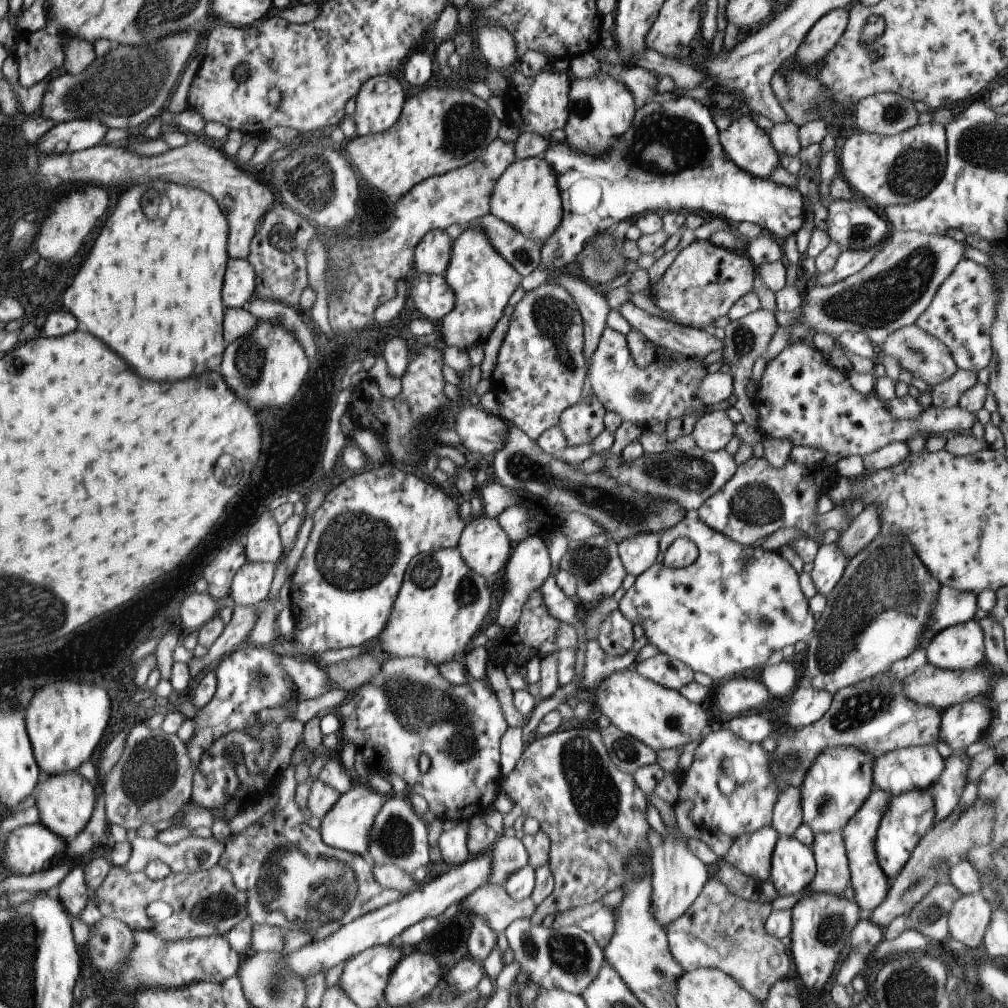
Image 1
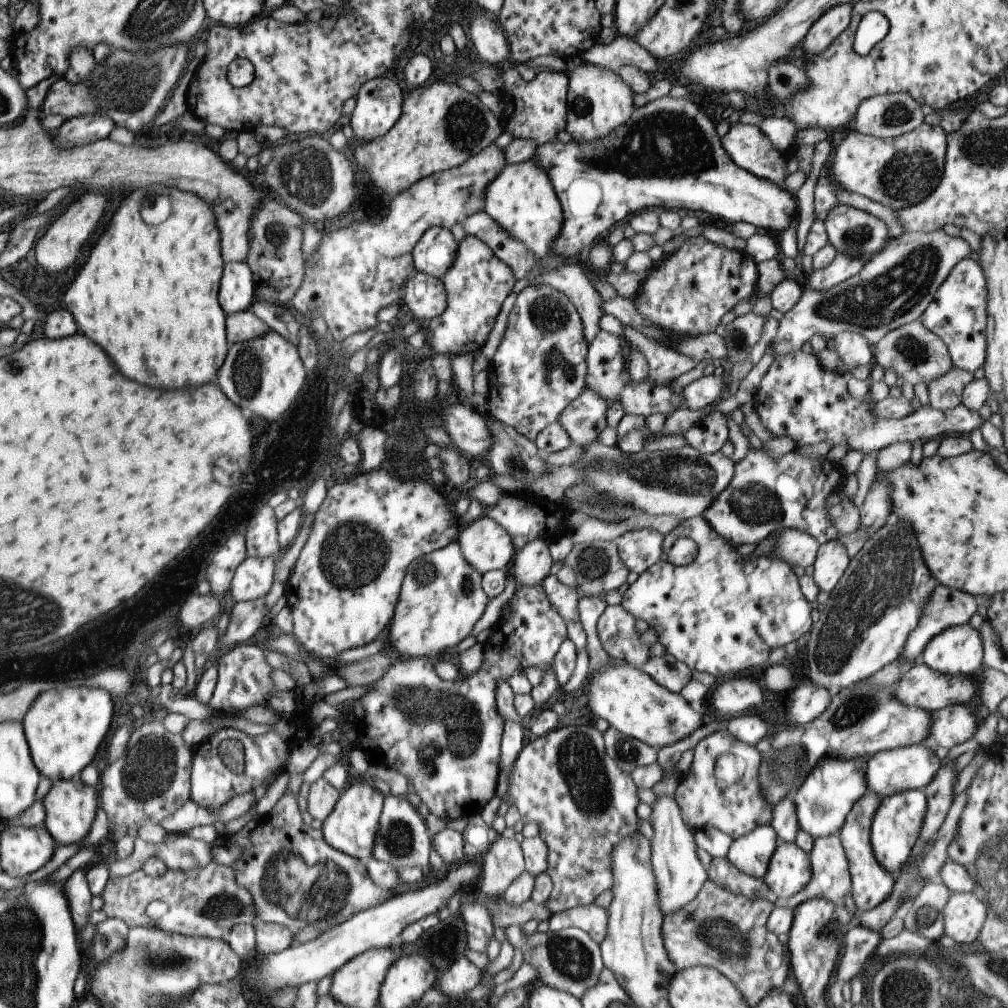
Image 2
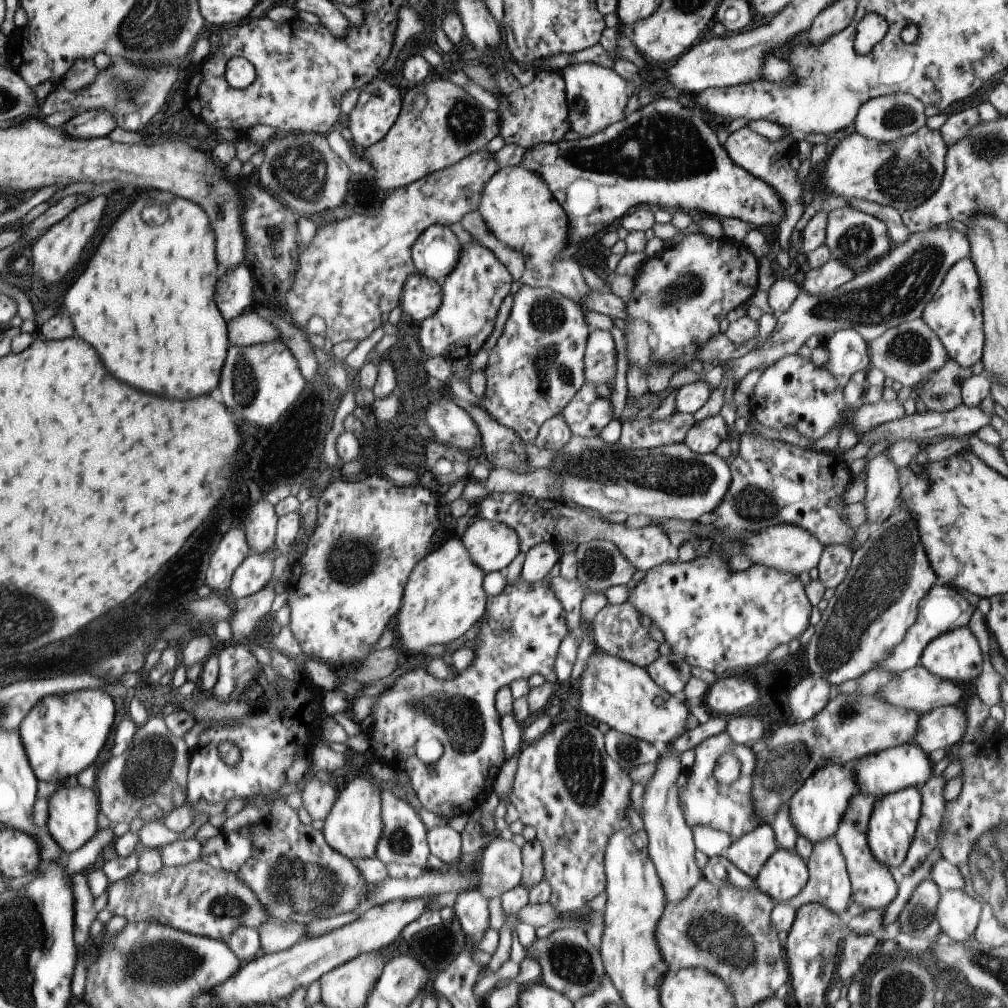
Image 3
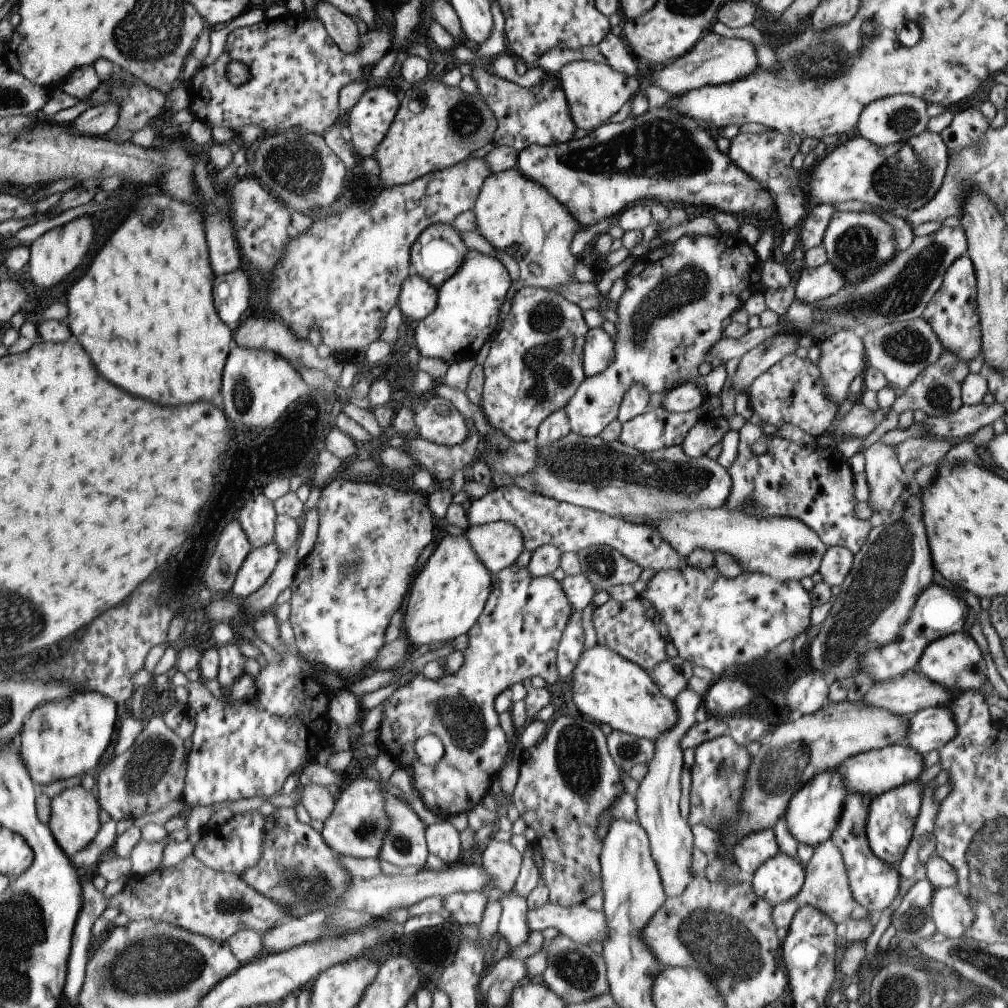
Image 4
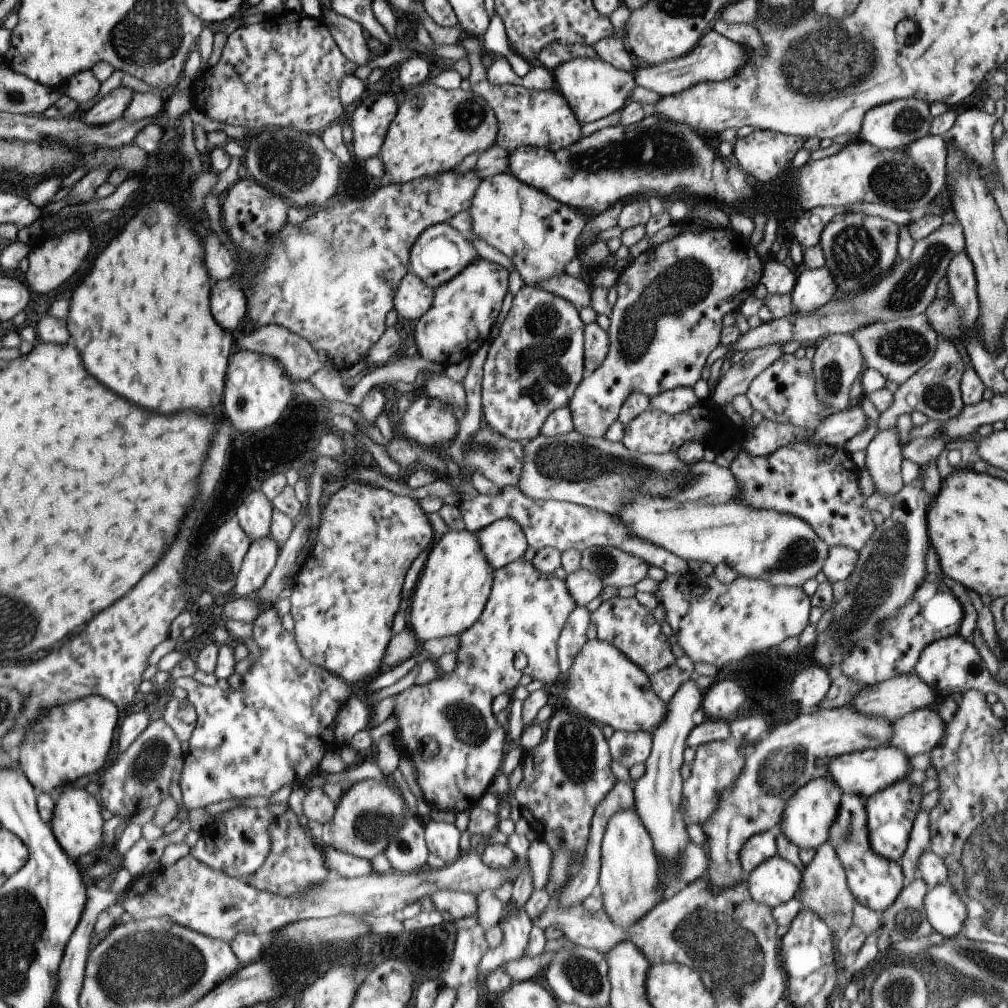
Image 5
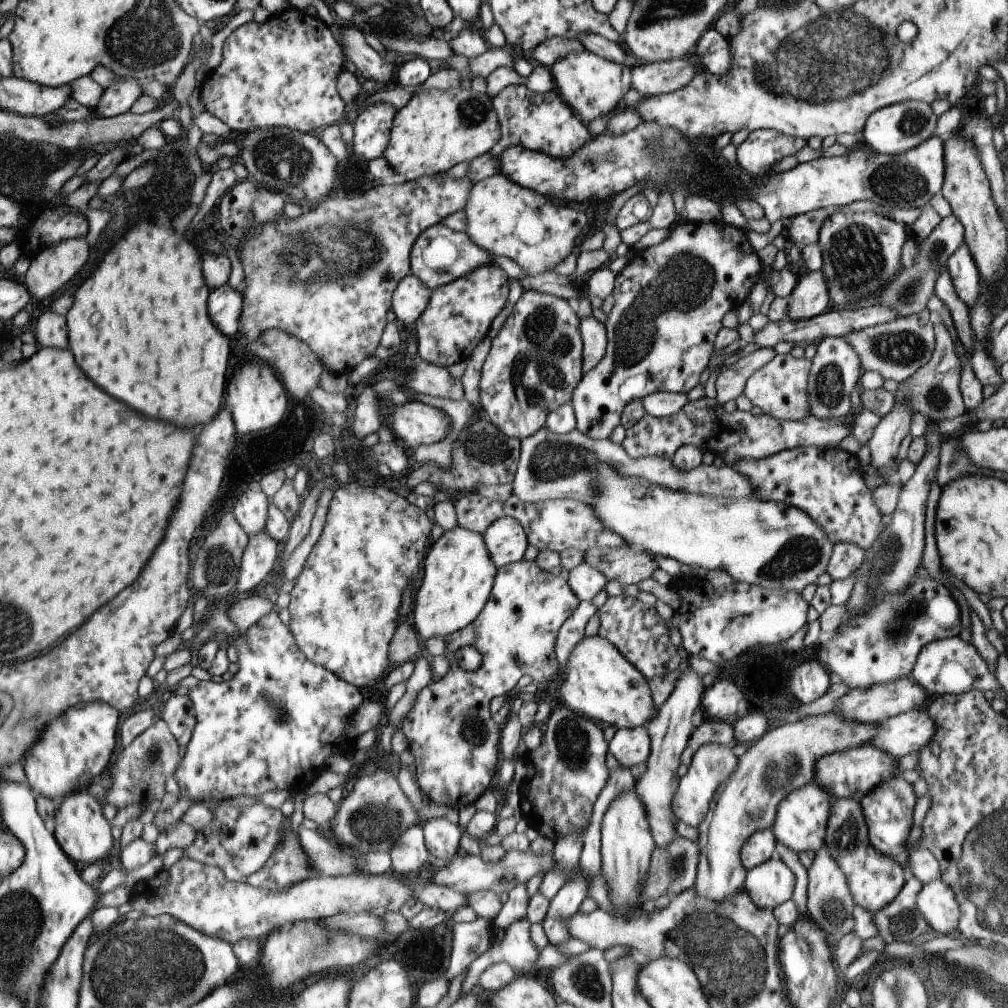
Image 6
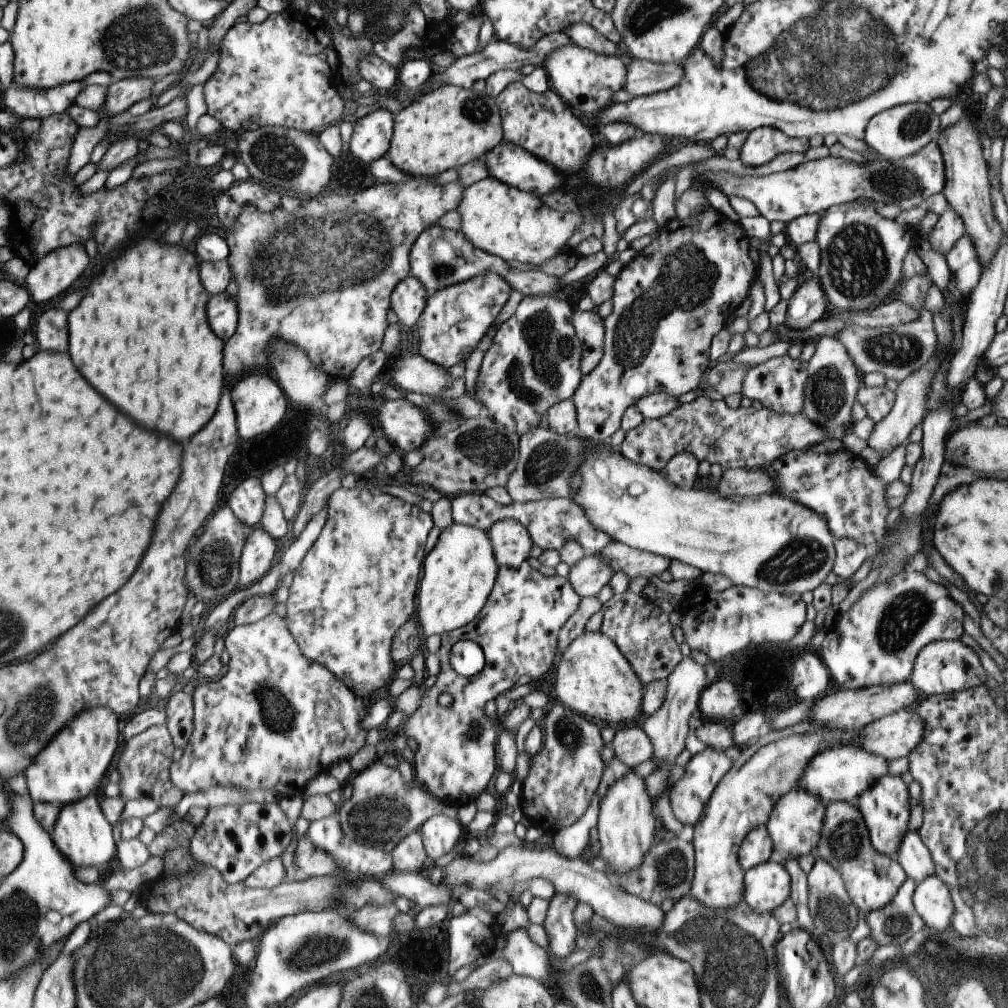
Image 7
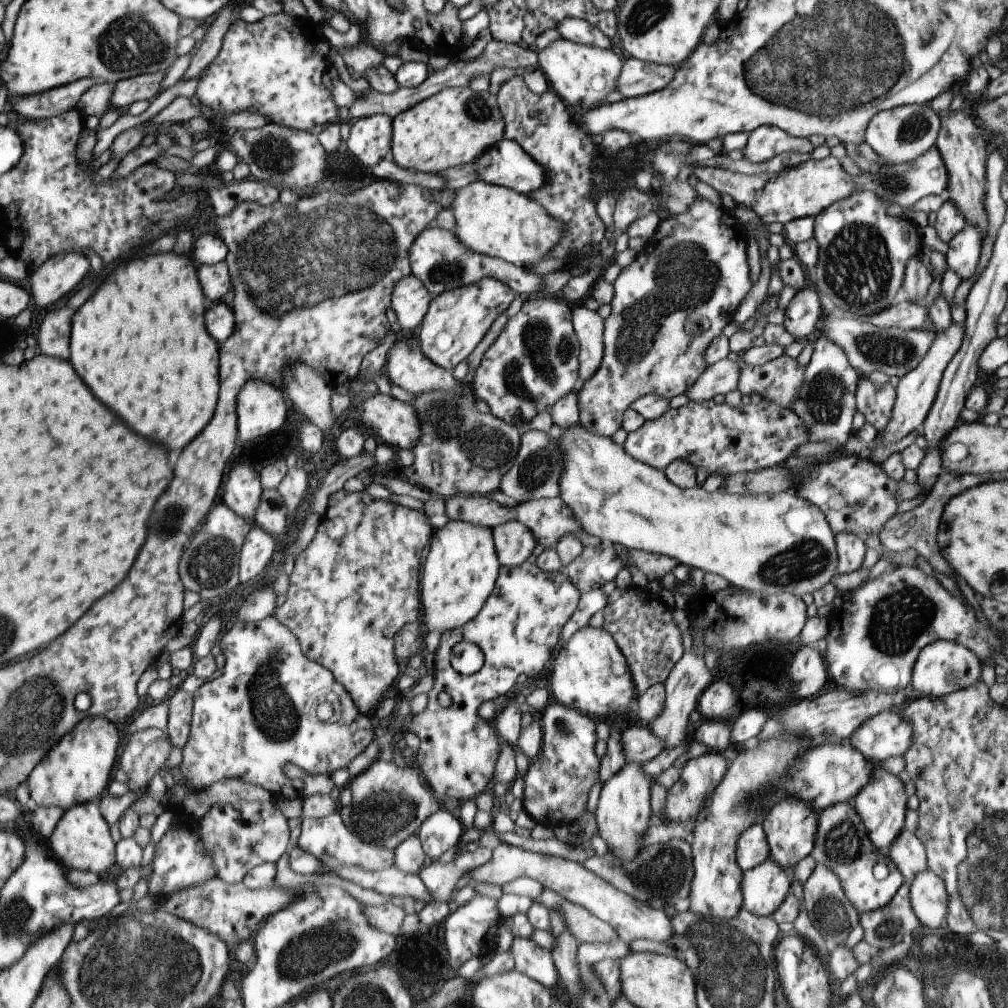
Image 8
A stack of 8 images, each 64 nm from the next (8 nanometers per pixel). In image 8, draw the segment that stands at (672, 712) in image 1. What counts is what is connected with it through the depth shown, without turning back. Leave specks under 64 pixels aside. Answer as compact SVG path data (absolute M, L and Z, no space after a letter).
M583 628L565 642L554 658L550 684L558 703L579 710L594 721L605 721L608 716L625 716L635 698L635 684L626 657L603 628Z

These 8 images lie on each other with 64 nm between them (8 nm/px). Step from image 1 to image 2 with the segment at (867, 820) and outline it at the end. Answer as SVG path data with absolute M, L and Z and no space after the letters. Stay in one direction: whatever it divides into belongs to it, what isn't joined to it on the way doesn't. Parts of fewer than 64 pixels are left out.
M948 762L946 766L941 766L936 776L931 781L928 794L929 800L926 802L926 815L924 816L924 822L922 822L922 830L920 830L920 836L912 848L912 853L908 861L900 868L900 871L893 876L884 870L882 866L876 861L874 852L872 850L872 844L870 844L870 826L872 826L872 820L876 816L876 810L880 806L881 798L878 794L874 794L872 791L867 791L854 806L852 810L846 814L846 820L840 828L840 842L846 858L848 860L849 874L851 877L851 893L856 901L857 912L867 912L868 910L877 908L882 902L886 902L890 898L890 894L894 892L896 888L896 878L902 876L904 870L910 868L910 864L923 860L927 849L934 843L938 834L939 828L942 826L948 816L948 811L954 801L954 784L958 780L959 772L956 772L956 766L954 762Z

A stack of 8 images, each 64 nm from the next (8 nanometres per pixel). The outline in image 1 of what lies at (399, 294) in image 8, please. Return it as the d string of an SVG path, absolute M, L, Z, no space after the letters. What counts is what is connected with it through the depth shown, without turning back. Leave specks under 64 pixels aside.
M418 273L418 276L410 284L412 284L412 288L410 288L412 302L422 312L422 316L428 318L428 321L438 322L454 308L454 292L446 284L445 276Z

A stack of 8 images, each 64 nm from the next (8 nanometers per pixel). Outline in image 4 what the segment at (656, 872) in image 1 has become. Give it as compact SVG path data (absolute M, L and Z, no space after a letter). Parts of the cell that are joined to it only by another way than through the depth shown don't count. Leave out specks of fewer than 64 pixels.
M685 687L673 701L678 710L678 722L674 724L674 728L670 732L664 732L655 741L654 755L648 762L648 772L646 772L644 780L639 783L640 786L635 797L637 822L648 836L652 858L658 864L661 884L667 898L680 896L686 890L686 886L695 878L692 874L693 834L689 823L680 814L681 772L685 766L682 739L697 724L695 712L703 704L703 697L698 692Z

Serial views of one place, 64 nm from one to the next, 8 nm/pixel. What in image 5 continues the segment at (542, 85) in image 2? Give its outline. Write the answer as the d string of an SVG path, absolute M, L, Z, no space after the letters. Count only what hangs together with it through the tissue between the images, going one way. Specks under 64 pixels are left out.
M468 36L460 41L460 46L466 50L468 61L470 65L472 64L472 72L468 78L470 87L472 86L475 94L482 96L488 102L490 109L496 116L498 136L494 144L499 148L504 148L510 152L513 145L521 145L558 152L562 148L574 146L576 142L580 142L584 138L581 132L582 125L570 109L568 102L556 88L538 92L526 89L521 85L494 86L488 82L487 70L482 66L481 59L485 52L480 38Z

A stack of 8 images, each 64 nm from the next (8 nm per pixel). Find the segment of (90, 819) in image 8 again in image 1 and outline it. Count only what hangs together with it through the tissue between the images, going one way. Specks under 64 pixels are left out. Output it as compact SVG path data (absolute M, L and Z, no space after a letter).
M77 771L72 774L50 776L44 782L36 784L35 796L40 823L48 830L58 834L68 843L75 839L86 828L94 812L98 798L98 789L91 782L85 780Z

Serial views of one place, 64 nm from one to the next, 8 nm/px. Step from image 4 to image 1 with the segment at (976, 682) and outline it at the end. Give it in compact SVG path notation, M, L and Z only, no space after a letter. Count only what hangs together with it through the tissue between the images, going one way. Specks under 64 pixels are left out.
M976 620L942 630L926 648L927 664L942 670L972 670L984 659L984 634Z

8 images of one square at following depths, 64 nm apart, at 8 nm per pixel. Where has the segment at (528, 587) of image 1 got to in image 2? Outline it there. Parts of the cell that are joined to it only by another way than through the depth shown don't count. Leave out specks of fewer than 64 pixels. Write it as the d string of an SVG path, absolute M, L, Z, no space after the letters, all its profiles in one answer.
M536 538L528 542L522 550L517 550L511 563L516 590L543 584L553 564L548 541Z

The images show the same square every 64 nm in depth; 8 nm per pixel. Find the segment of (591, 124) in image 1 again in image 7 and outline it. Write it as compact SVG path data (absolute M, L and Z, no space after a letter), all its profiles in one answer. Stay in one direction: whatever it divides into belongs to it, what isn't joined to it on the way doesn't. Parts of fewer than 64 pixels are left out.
M564 46L550 54L542 65L549 76L551 89L556 91L560 98L576 114L594 116L610 105L612 98L619 90L625 88L627 66L616 56L606 56L594 51L575 46Z

